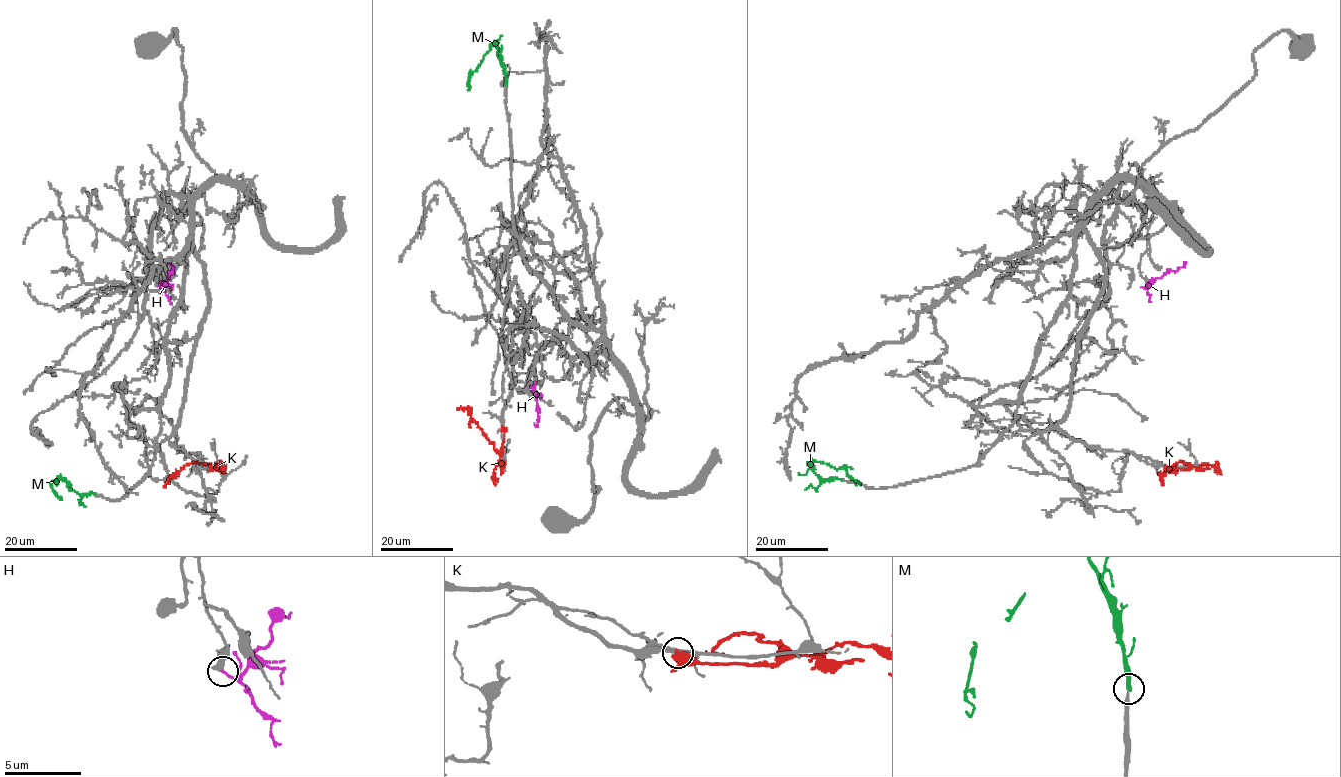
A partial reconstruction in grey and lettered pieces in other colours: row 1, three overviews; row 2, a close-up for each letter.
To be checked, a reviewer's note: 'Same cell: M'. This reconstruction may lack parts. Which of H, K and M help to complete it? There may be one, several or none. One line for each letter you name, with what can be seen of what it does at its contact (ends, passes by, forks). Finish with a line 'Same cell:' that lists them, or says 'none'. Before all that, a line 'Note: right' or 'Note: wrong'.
Note: wrong
Same cell: none

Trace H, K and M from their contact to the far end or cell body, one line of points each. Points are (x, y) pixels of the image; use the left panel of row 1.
H: (158, 286), (161, 287), (173, 273), (173, 267), (167, 263)
K: (211, 466), (217, 469), (189, 462), (174, 473), (164, 486)
M: (95, 493), (81, 495), (61, 478), (57, 478), (57, 484), (51, 482), (51, 487), (60, 499)

